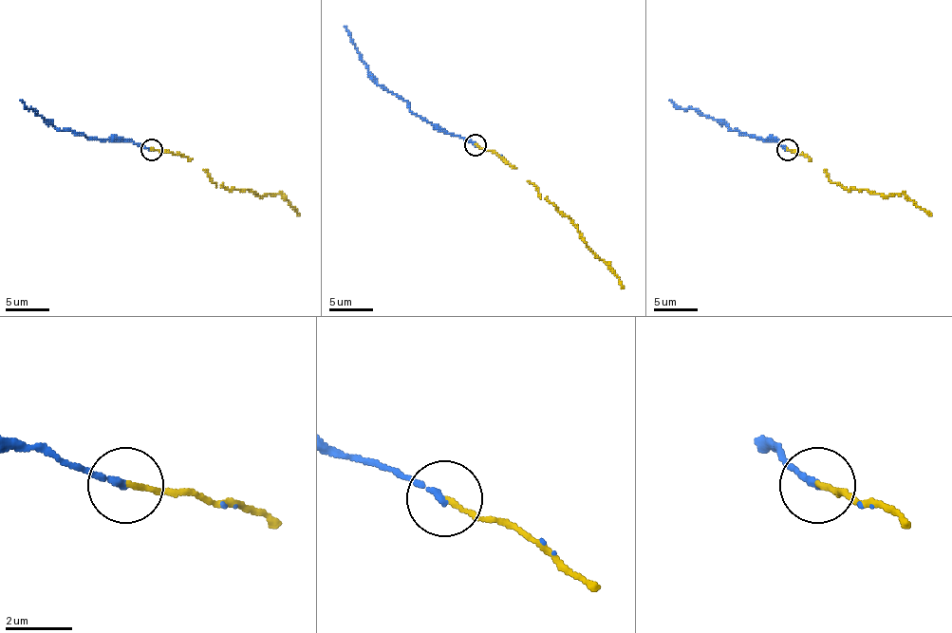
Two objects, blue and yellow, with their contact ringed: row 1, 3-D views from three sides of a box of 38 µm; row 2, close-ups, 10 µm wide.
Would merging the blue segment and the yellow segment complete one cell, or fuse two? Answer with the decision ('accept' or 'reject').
accept

